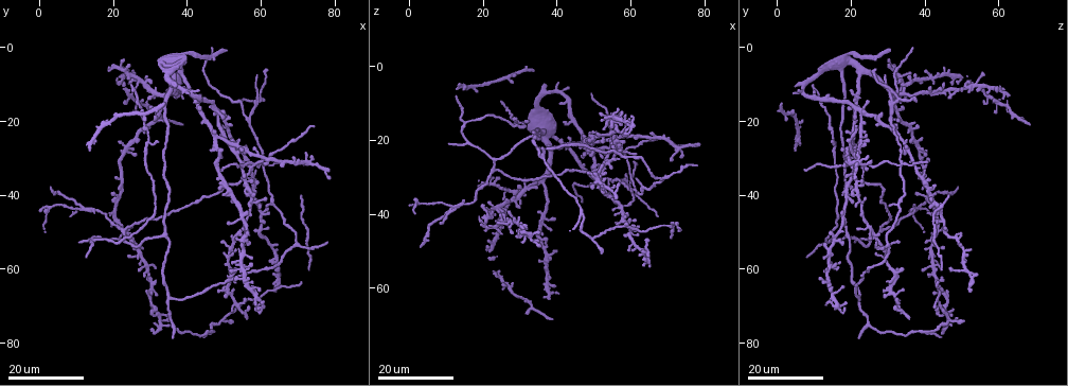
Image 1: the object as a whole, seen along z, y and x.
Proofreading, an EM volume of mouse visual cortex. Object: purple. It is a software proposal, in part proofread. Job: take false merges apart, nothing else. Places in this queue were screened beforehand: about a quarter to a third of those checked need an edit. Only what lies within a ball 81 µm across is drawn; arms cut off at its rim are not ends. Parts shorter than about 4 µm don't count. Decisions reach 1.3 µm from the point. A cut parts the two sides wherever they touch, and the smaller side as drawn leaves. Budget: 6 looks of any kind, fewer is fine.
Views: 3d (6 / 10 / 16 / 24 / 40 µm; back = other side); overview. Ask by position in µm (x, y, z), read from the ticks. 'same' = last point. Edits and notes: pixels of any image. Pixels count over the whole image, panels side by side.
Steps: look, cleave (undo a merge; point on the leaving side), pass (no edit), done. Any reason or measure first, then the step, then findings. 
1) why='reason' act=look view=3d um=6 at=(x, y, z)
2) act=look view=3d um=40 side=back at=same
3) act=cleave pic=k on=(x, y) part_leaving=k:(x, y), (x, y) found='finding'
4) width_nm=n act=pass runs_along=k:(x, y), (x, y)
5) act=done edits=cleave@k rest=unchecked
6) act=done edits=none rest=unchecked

why='arms part here' act=look view=3d um=24 at=(57.5, 19.5, 31.5)

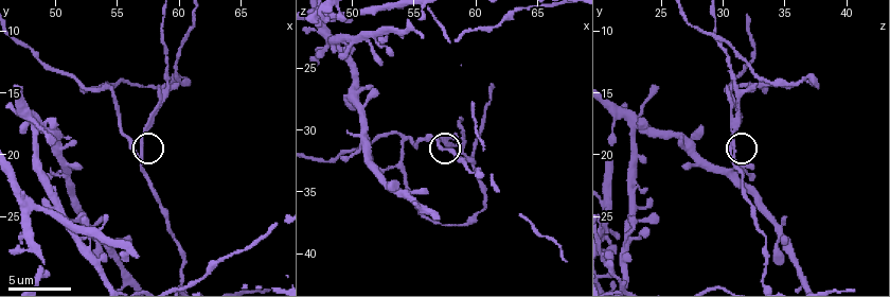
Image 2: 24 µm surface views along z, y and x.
act=look view=3d um=10 at=(56.8, 20.0, 30.8)

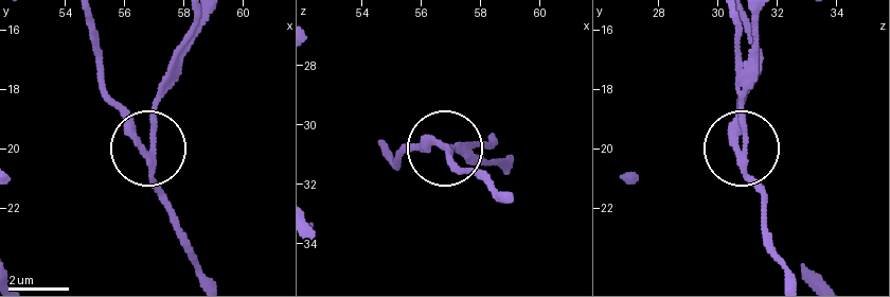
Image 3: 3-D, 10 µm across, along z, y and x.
width_nm=200 act=cleave pic=3 on=(155, 119) part_leaving=3:(746, 156), (739, 83), (754, 52), (754, 21) found='two neurons meet here'

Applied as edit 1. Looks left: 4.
why='thick turns thin' act=look view=3d um=16 at=(28.5, 29.5, 15.0)

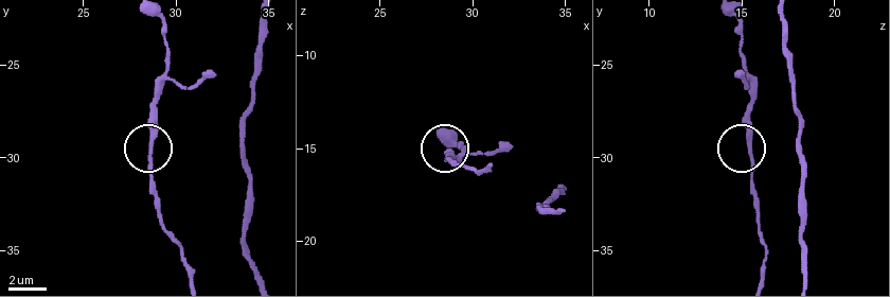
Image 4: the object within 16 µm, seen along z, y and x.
why='zoom in' act=look view=3d um=6 at=(28.8, 29.3, 15.5)

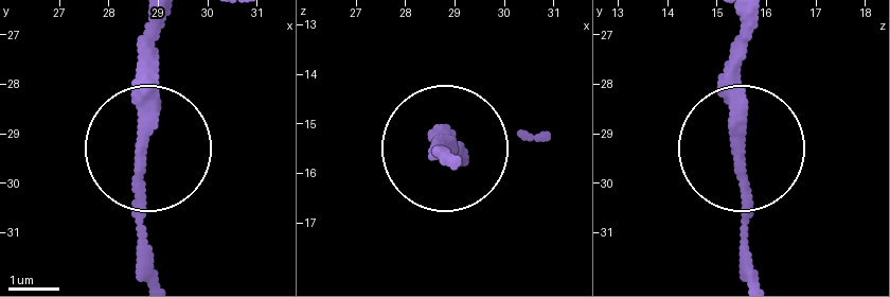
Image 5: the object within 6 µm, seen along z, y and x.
act=pass runs_along=5:(751, 276), (747, 98), (734, 59), (743, 22) found='all the same neuron'

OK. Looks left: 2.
why='three-way junction' act=look view=3d um=24 at=(70.0, 52.5, 29.5)

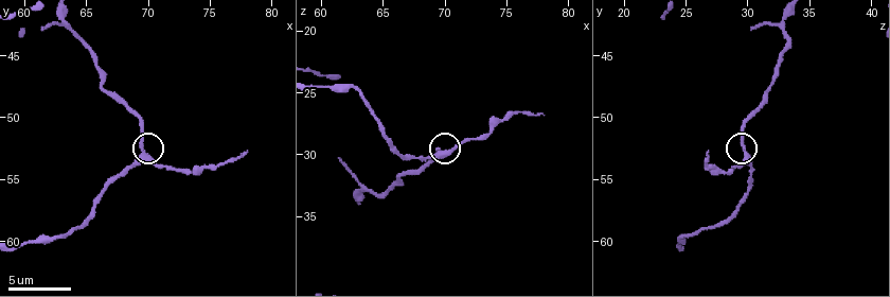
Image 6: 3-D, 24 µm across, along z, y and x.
act=look view=3d um=6 at=(69.8, 52.6, 29.8)

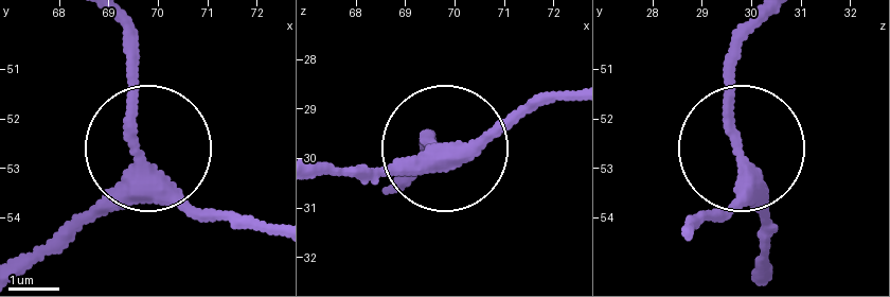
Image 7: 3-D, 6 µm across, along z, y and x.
width_nm=260 act=pass found='continuous, no second neuron'

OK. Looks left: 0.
act=done edits=cleave@3 rest=unchecked

